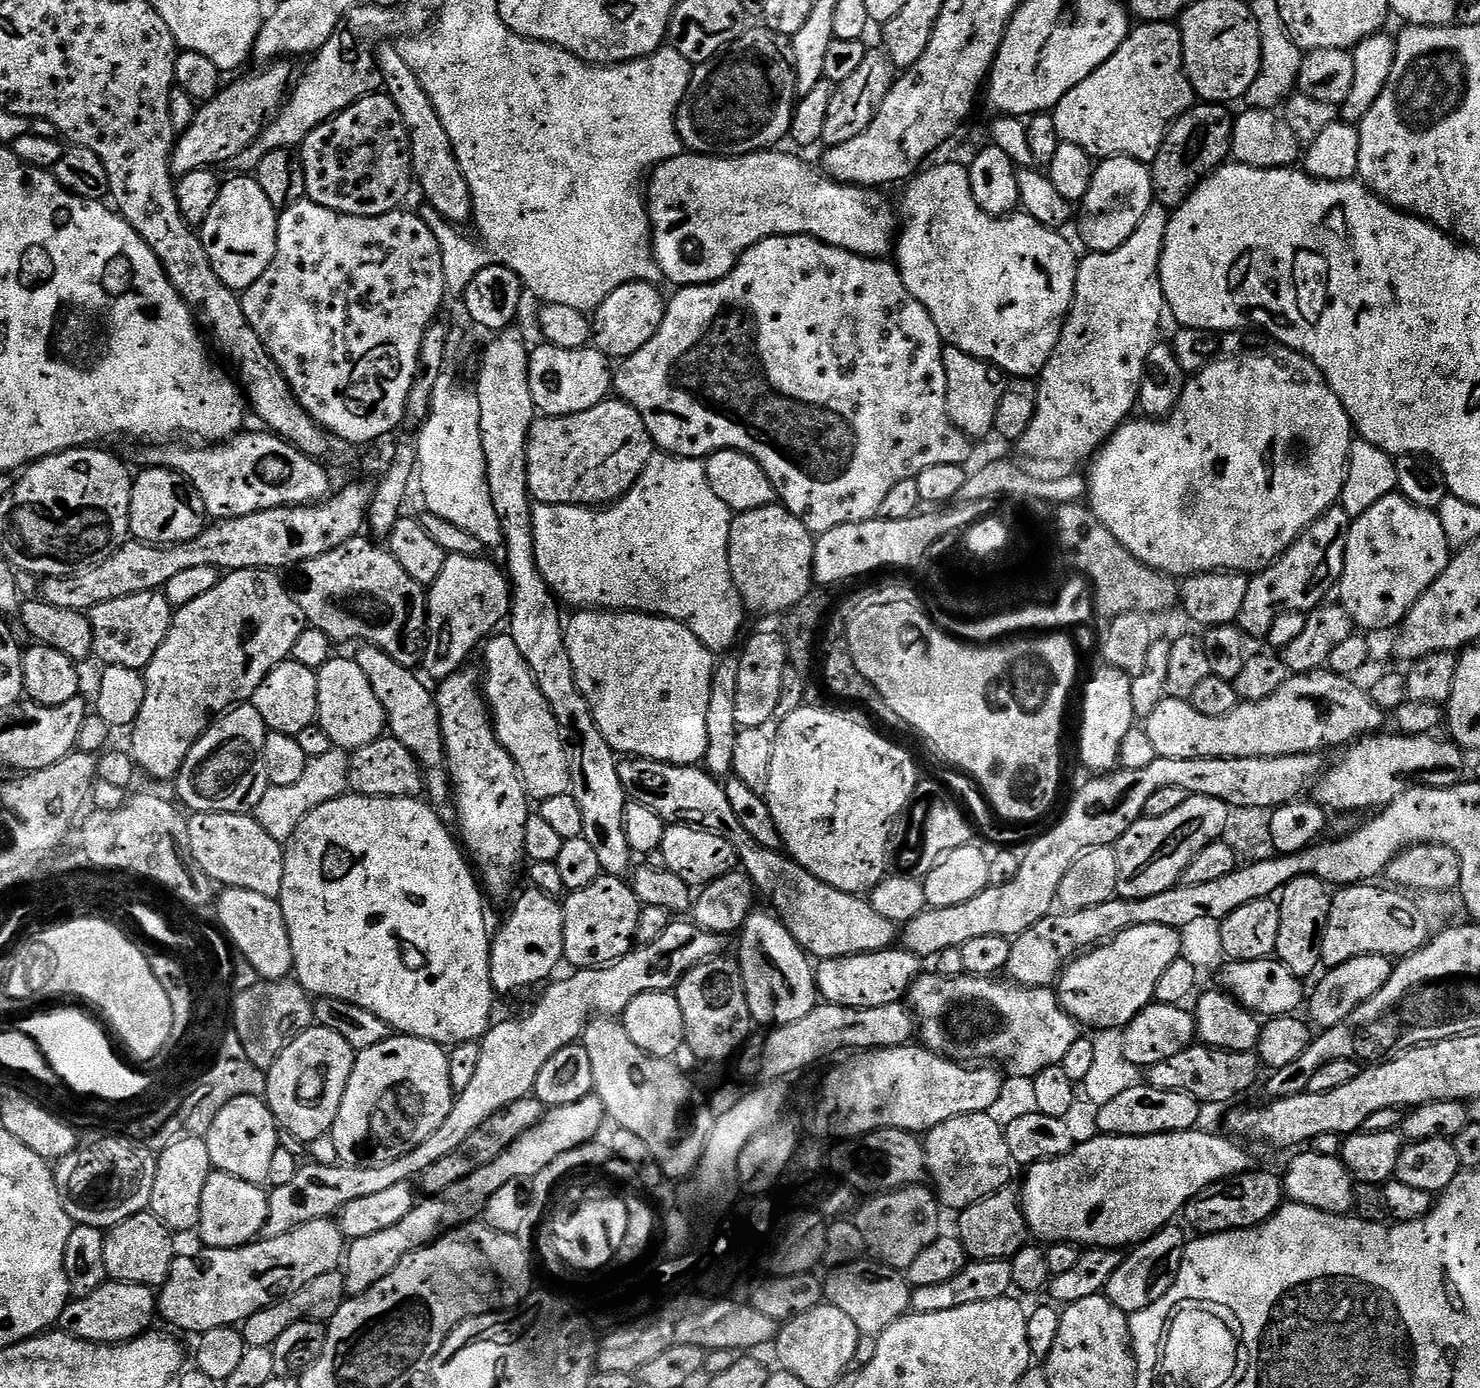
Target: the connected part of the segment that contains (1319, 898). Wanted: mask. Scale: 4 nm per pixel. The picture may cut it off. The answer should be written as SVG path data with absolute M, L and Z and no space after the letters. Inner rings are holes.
M1303 876L1287 884L1279 893L1280 921L1275 959L1281 960L1290 974L1301 978L1315 977L1322 964L1322 938L1330 918L1333 893L1329 885L1313 876Z

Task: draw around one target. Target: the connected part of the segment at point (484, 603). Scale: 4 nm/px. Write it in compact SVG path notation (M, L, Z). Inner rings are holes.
M449 555L444 562L444 569L442 570L442 574L438 574L438 578L431 586L427 589L428 593L428 648L424 652L424 662L422 665L423 671L428 671L430 675L433 676L436 682L441 680L445 680L448 676L453 676L455 672L461 671L465 667L464 664L468 659L472 656L472 651L479 649L481 645L485 643L497 631L496 628L500 623L507 621L510 616L510 609L512 607L512 589L508 583L508 578L503 567L500 568L496 564L491 564L490 561L484 560L485 557L483 555L478 556L460 556L460 555Z

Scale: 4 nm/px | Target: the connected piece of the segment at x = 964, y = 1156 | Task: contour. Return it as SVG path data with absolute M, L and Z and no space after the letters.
M979 1112L950 1118L950 1122L934 1126L923 1137L928 1174L945 1209L966 1209L1013 1183L1014 1161L1010 1146L1006 1146L1005 1125L999 1124L994 1117L987 1112Z

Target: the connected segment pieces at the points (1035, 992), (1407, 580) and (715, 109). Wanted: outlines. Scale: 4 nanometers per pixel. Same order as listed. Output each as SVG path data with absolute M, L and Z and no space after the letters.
M922 974L912 984L911 1011L918 1021L918 1036L923 1047L957 1062L996 1062L1001 1060L1016 1076L1034 1078L1042 1070L1063 1065L1066 1053L1076 1040L1081 1039L1082 1028L1060 1004L1060 997L1052 988L1022 988L990 976L942 976Z
M1393 494L1382 498L1366 514L1355 517L1346 542L1344 569L1338 585L1338 604L1348 612L1353 625L1365 633L1384 632L1404 623L1408 612L1422 598L1422 594L1446 570L1450 559L1450 545L1446 530L1442 530L1439 511L1419 508L1405 496Z
M757 26L756 29L745 31L743 36L739 36L728 48L719 52L716 59L707 60L704 64L695 65L692 69L692 81L682 98L682 102L676 111L676 129L680 135L680 141L684 143L685 149L689 153L701 156L745 156L751 152L761 150L772 150L777 147L780 139L787 137L792 130L792 113L798 103L798 89L796 86L796 63L794 62L794 50L791 39L777 32L771 32L769 28Z

